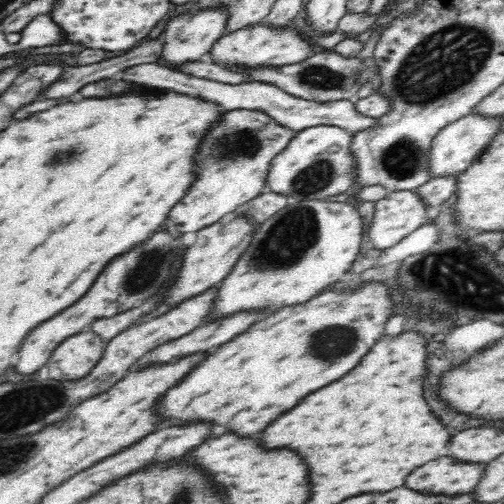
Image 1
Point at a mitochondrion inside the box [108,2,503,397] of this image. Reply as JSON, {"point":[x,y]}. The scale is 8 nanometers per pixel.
{"point":[447,59]}

